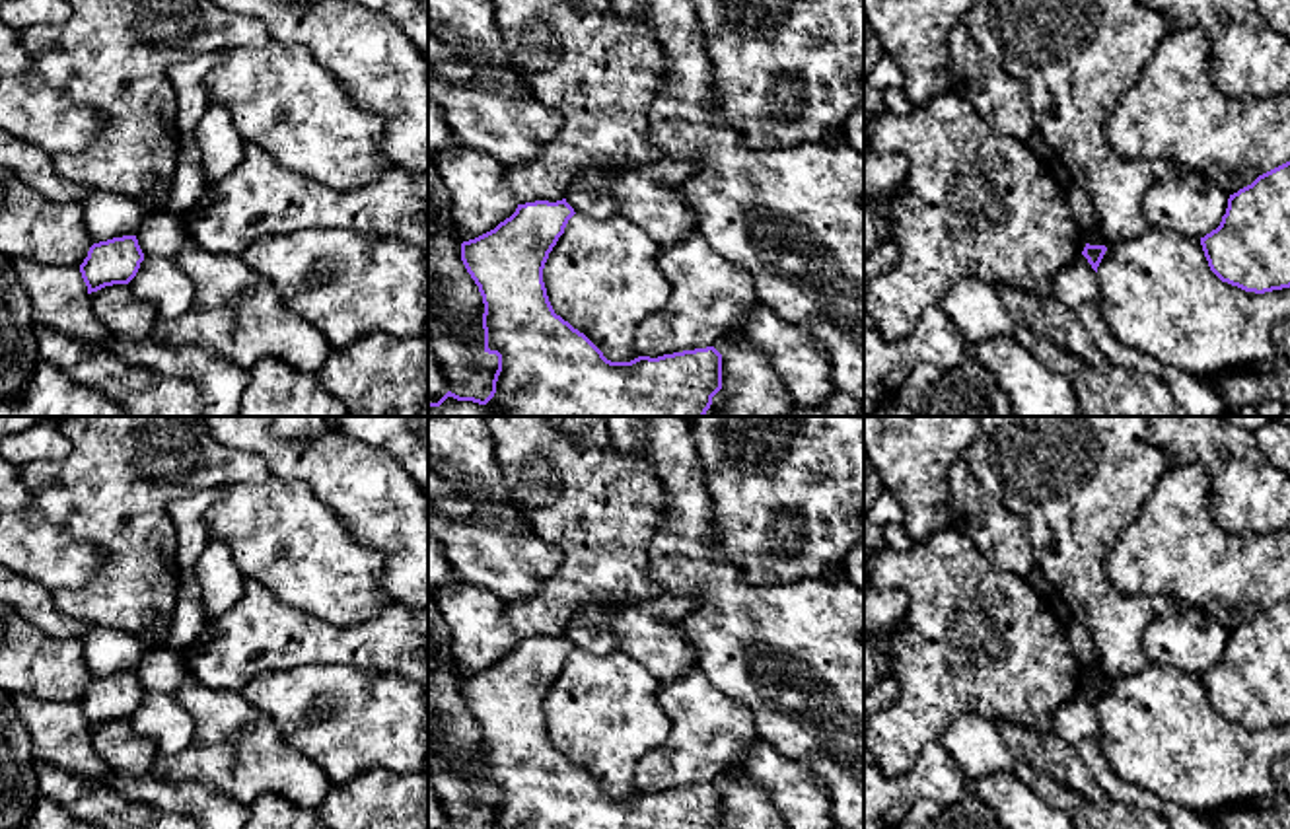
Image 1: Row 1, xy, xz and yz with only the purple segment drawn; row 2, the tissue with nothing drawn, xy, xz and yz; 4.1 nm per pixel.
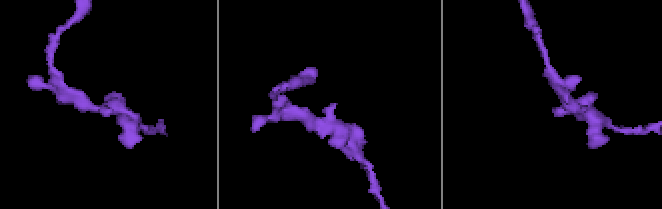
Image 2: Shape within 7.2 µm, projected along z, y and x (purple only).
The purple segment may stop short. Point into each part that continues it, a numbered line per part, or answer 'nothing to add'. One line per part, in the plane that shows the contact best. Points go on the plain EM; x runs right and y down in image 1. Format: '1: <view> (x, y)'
nothing to add

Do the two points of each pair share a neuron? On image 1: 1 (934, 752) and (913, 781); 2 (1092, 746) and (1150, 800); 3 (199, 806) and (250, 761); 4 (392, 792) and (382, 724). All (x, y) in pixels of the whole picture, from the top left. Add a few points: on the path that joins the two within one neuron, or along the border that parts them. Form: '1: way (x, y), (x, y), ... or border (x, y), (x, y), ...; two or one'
1: way (934, 759), (921, 773); one
2: way (1098, 763), (1123, 792), (1133, 794); one
3: border (170, 781), (201, 781), (250, 808); two
4: border (407, 771), (366, 769), (343, 783); two

